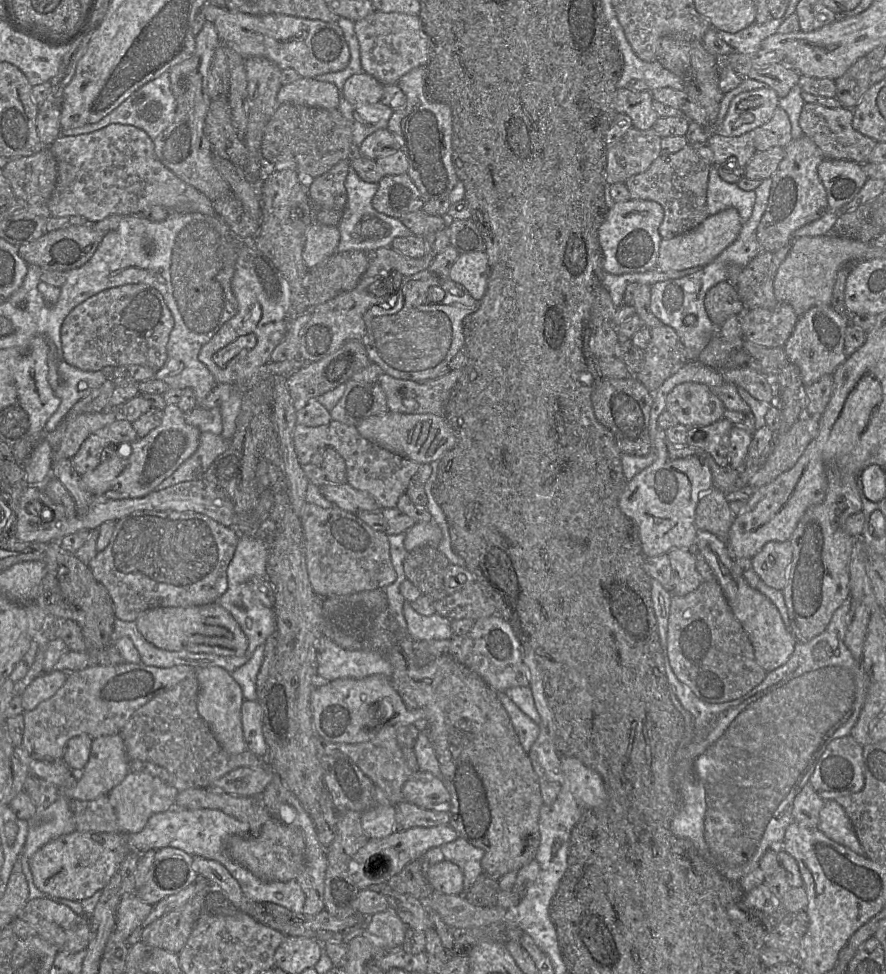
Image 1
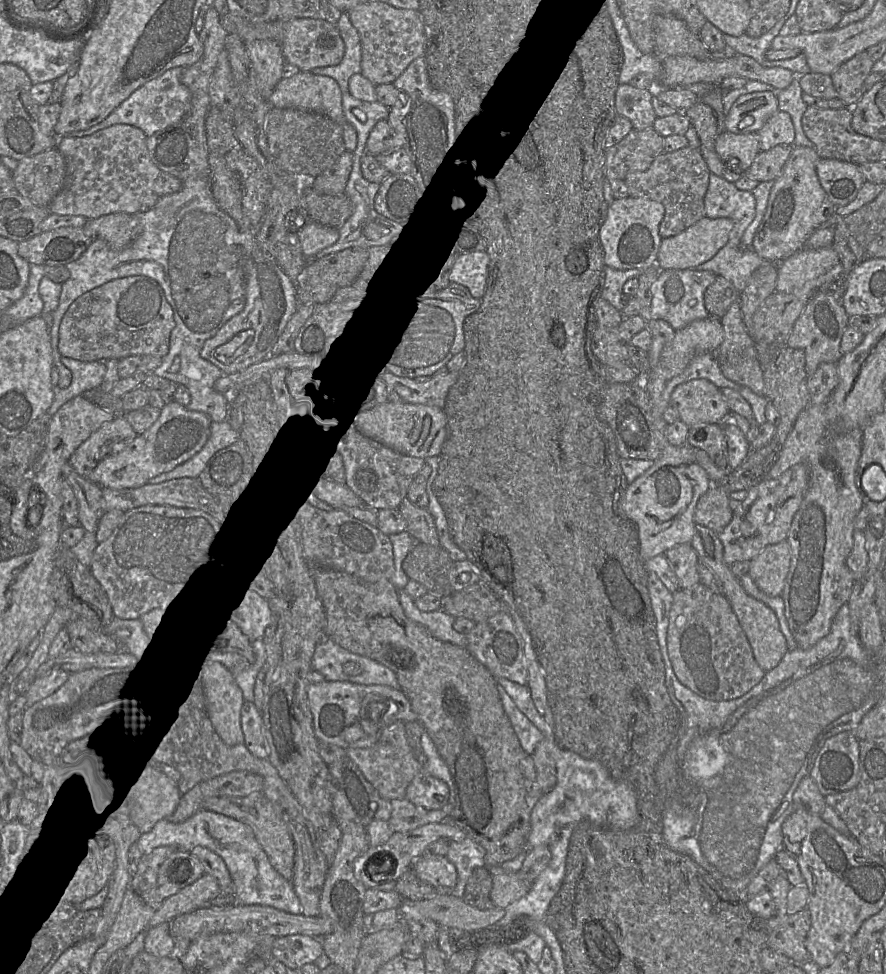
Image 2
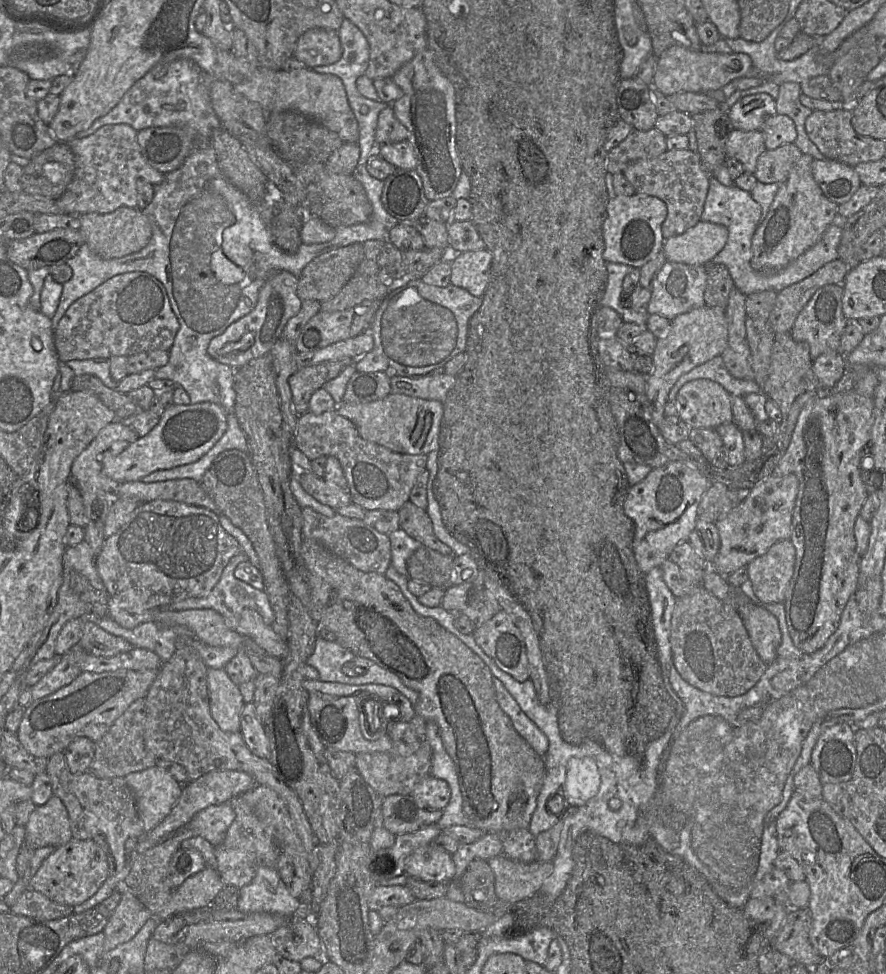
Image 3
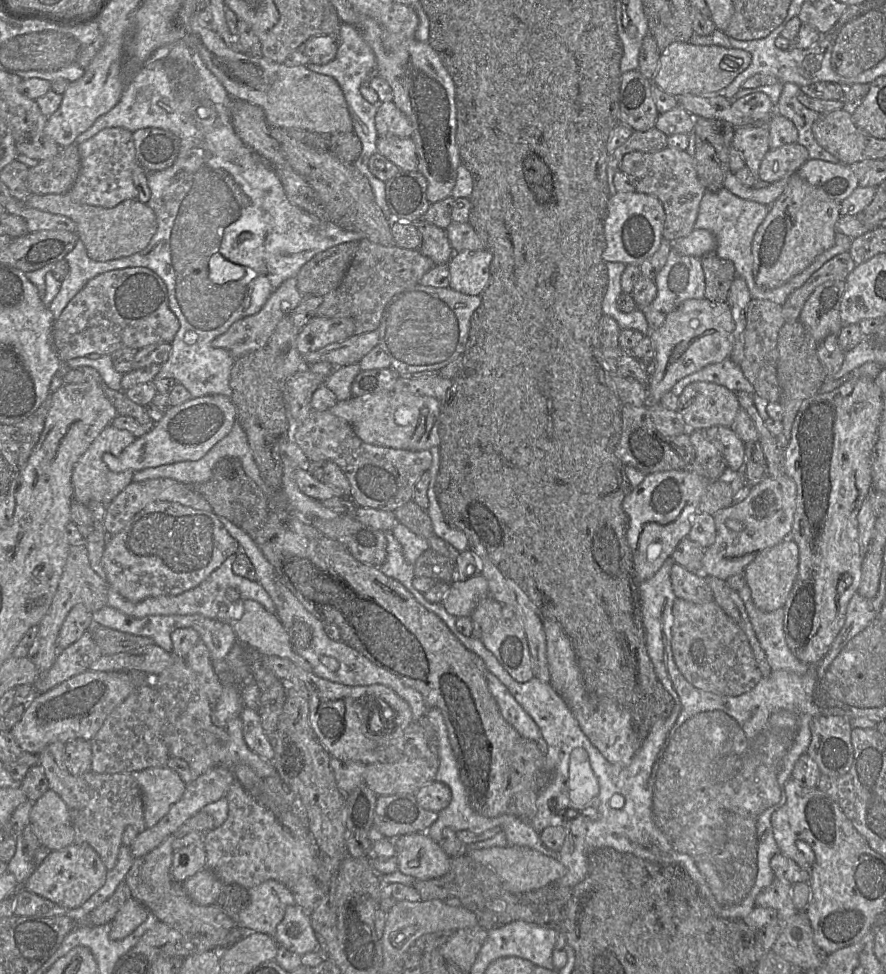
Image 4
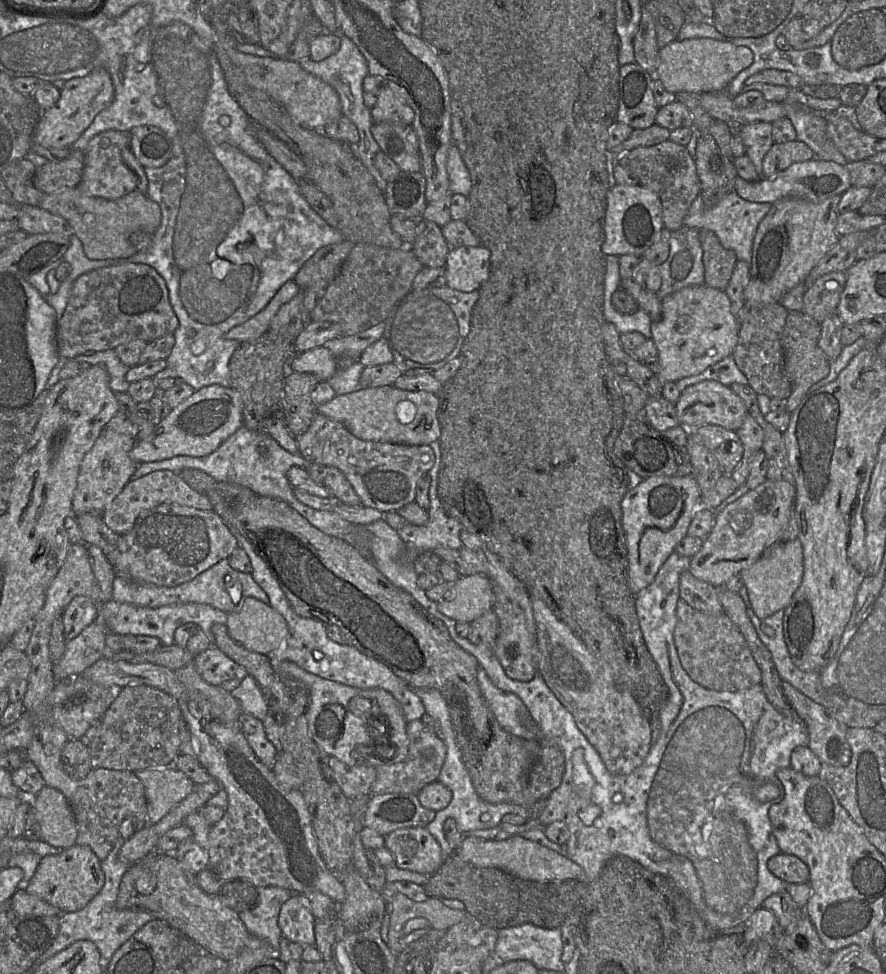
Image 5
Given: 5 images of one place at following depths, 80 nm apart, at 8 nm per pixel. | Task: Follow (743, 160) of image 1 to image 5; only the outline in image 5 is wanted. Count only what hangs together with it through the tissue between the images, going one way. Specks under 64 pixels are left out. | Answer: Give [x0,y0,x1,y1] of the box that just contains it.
[734,122,774,179]

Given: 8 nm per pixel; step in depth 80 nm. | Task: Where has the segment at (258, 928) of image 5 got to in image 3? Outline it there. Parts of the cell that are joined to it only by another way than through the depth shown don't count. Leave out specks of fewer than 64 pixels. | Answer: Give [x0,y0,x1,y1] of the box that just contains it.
[237,866,301,918]

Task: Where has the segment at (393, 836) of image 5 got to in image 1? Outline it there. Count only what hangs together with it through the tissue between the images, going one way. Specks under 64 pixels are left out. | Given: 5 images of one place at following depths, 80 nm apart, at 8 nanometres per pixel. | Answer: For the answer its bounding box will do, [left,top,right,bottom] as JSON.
[425,860,463,895]

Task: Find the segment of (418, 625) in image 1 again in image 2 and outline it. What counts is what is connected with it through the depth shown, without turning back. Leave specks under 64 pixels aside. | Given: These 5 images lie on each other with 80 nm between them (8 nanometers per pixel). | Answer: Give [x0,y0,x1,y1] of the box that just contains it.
[399,589,467,648]

